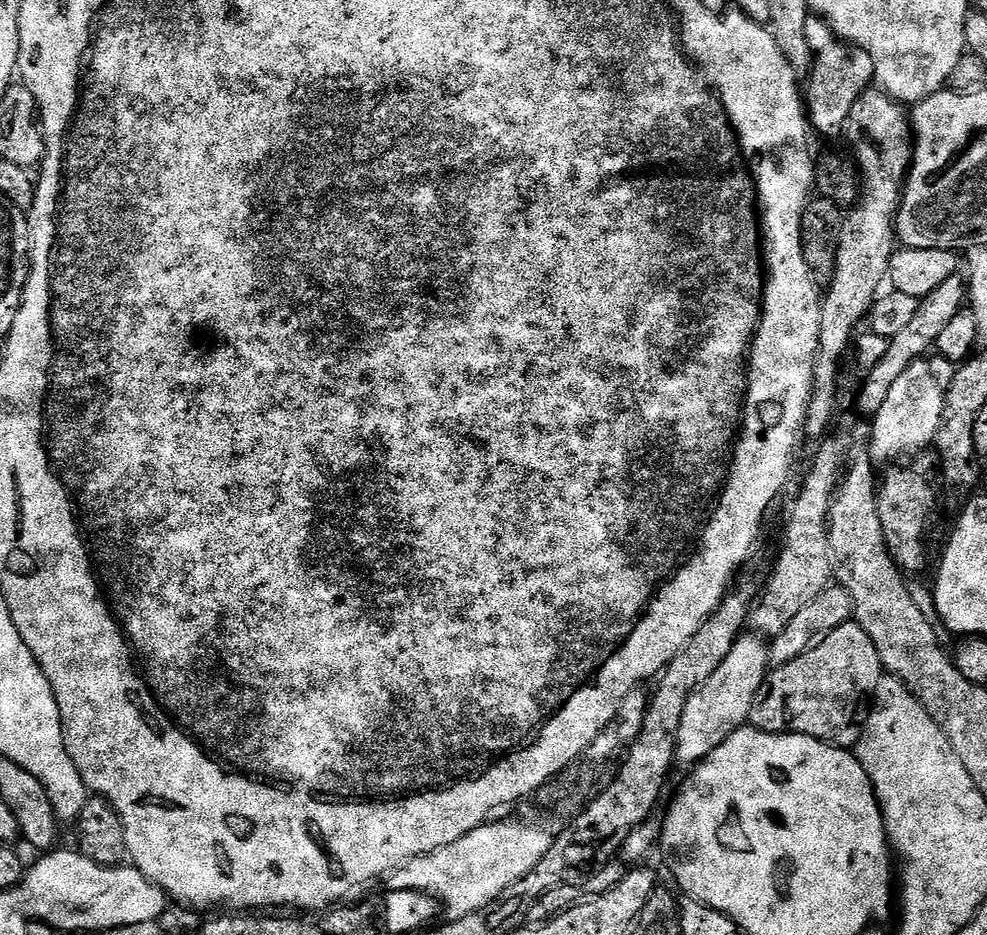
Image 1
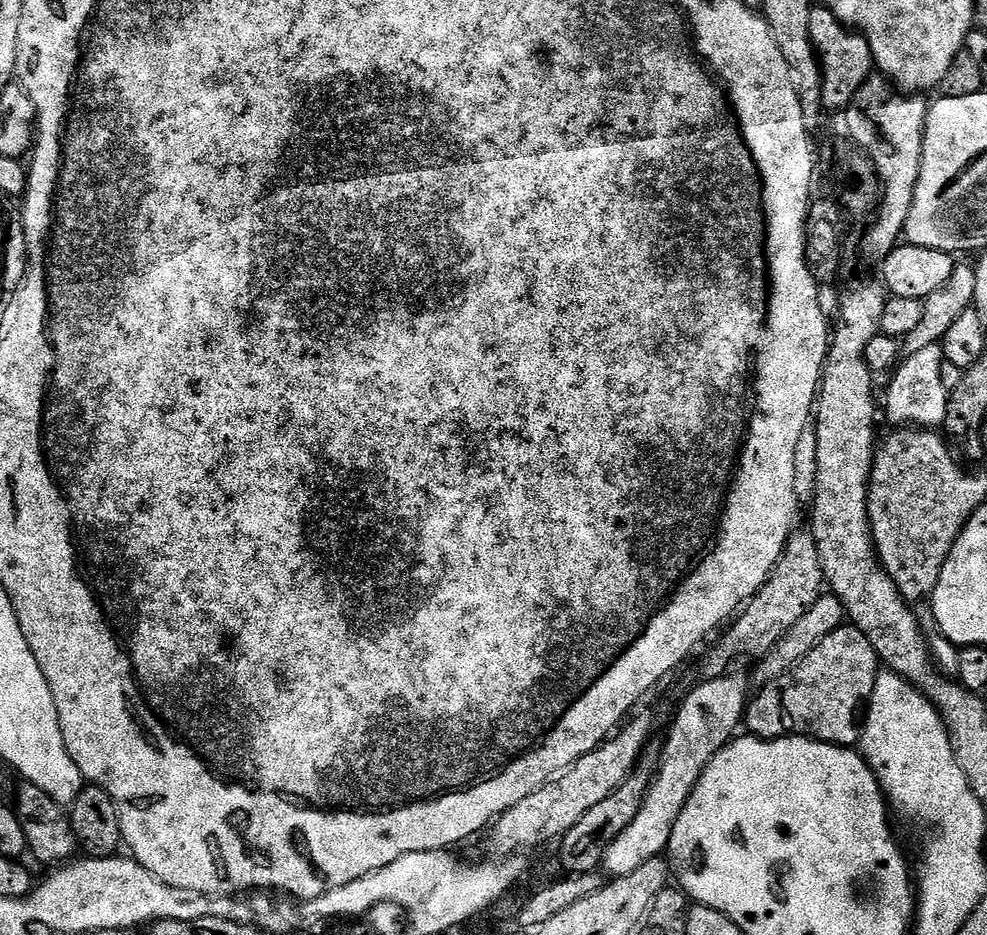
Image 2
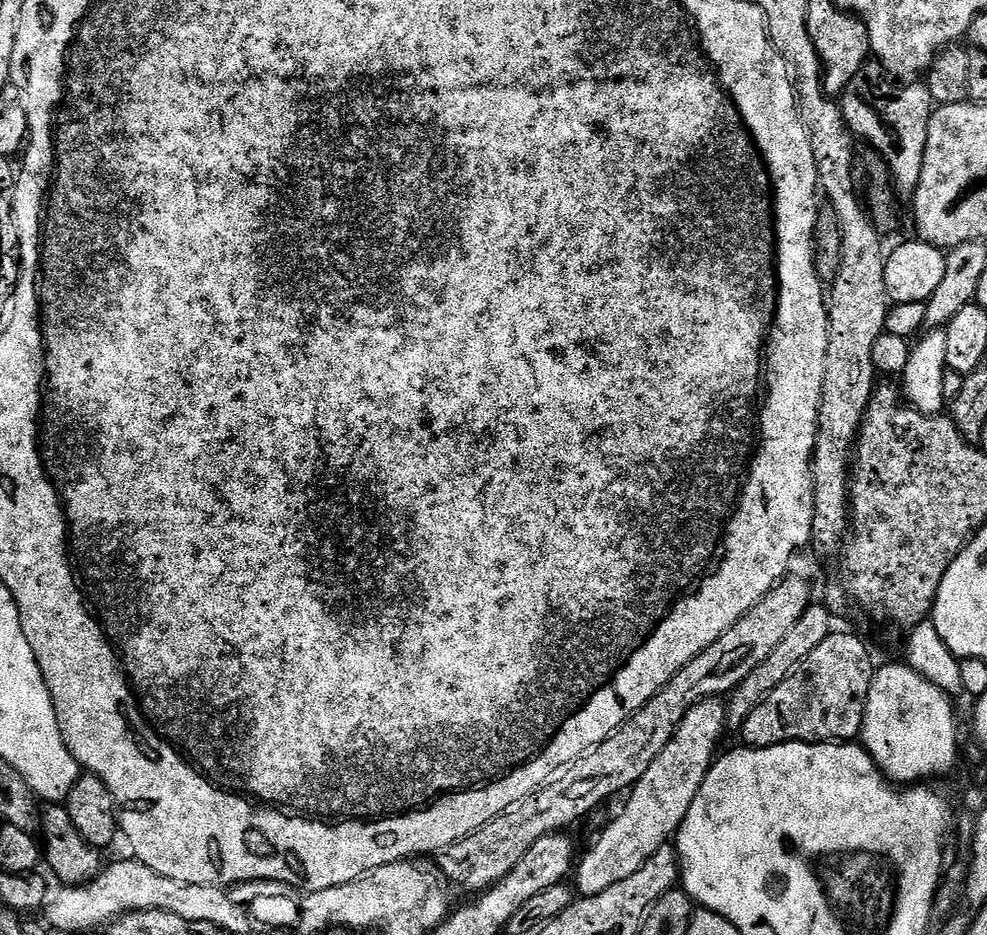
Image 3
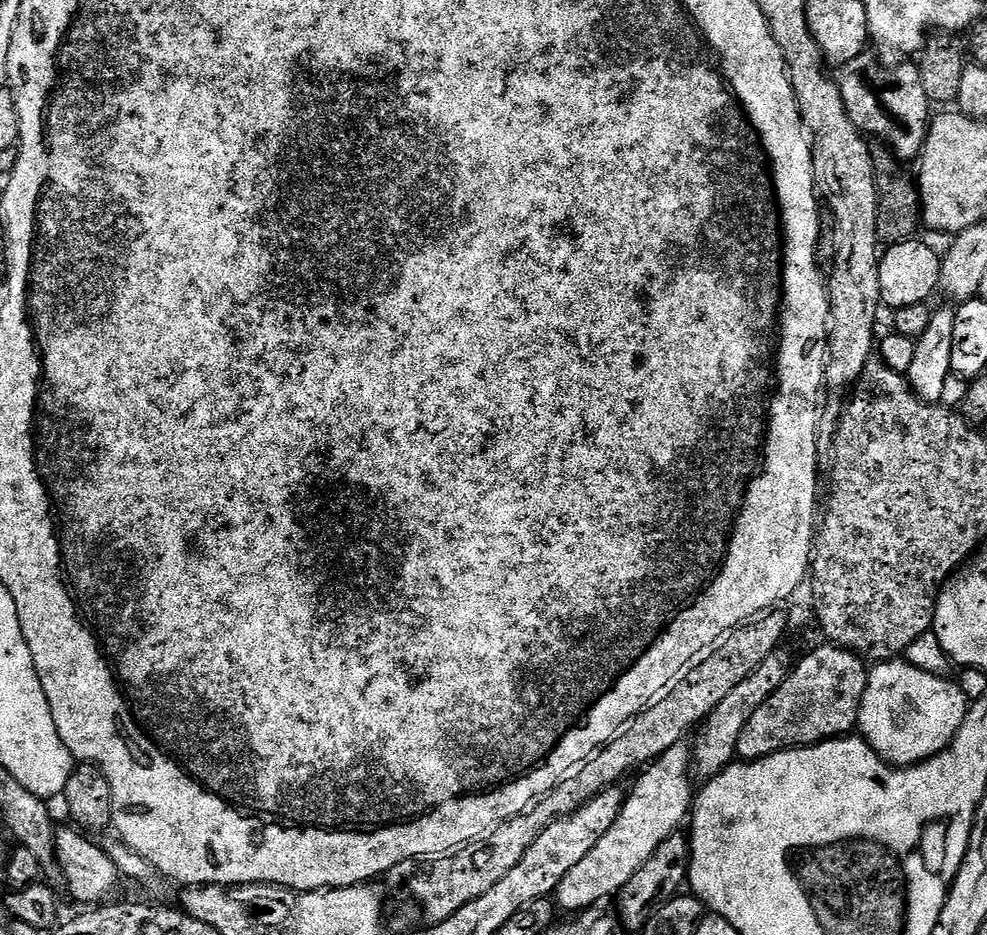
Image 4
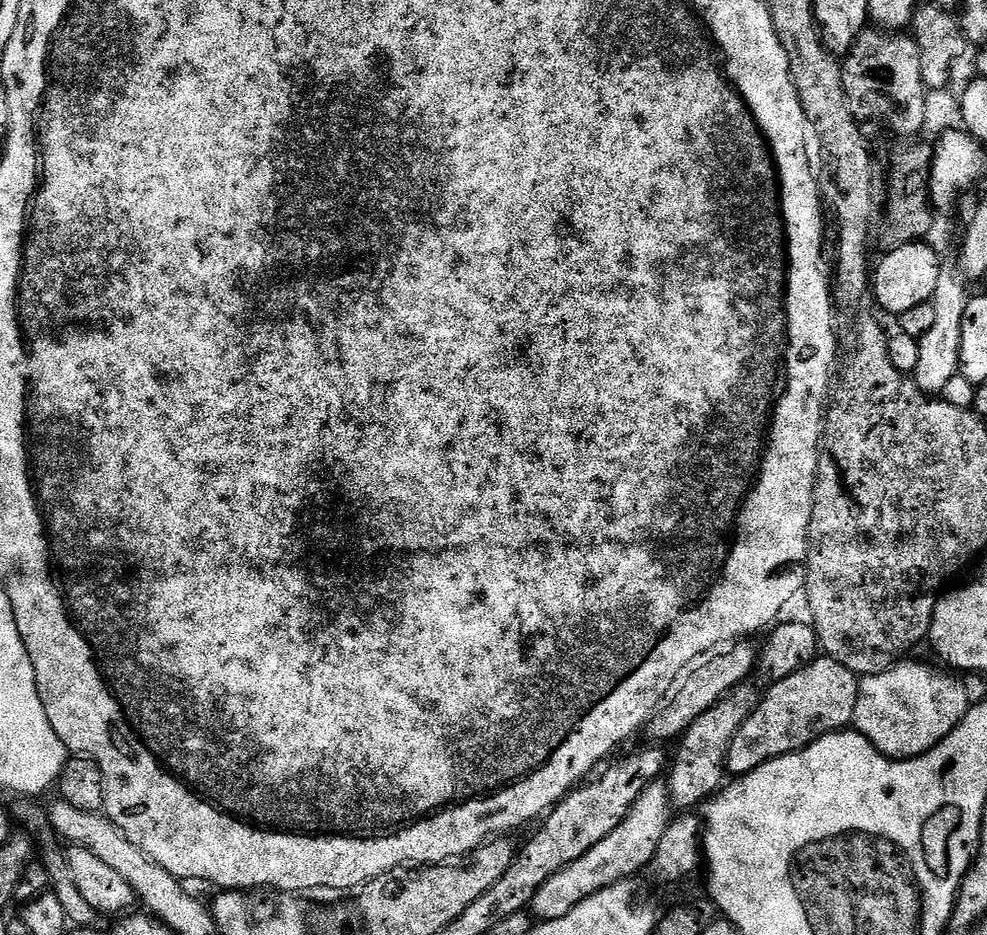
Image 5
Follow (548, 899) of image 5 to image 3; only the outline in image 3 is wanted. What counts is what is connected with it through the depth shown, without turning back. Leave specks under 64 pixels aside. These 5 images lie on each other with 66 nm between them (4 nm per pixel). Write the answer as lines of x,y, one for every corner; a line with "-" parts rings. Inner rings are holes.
720,698
700,700
688,711
678,726
674,738
666,742
666,750
650,762
650,770
638,778
638,782
627,793
628,801
617,814
616,820
596,840
588,853
579,857
574,868
574,888
580,896
597,896
602,890
610,890
614,882
622,882
641,868
663,844
675,837
680,824
686,818
690,805
712,768
712,761
718,755
716,747
726,733
728,710

